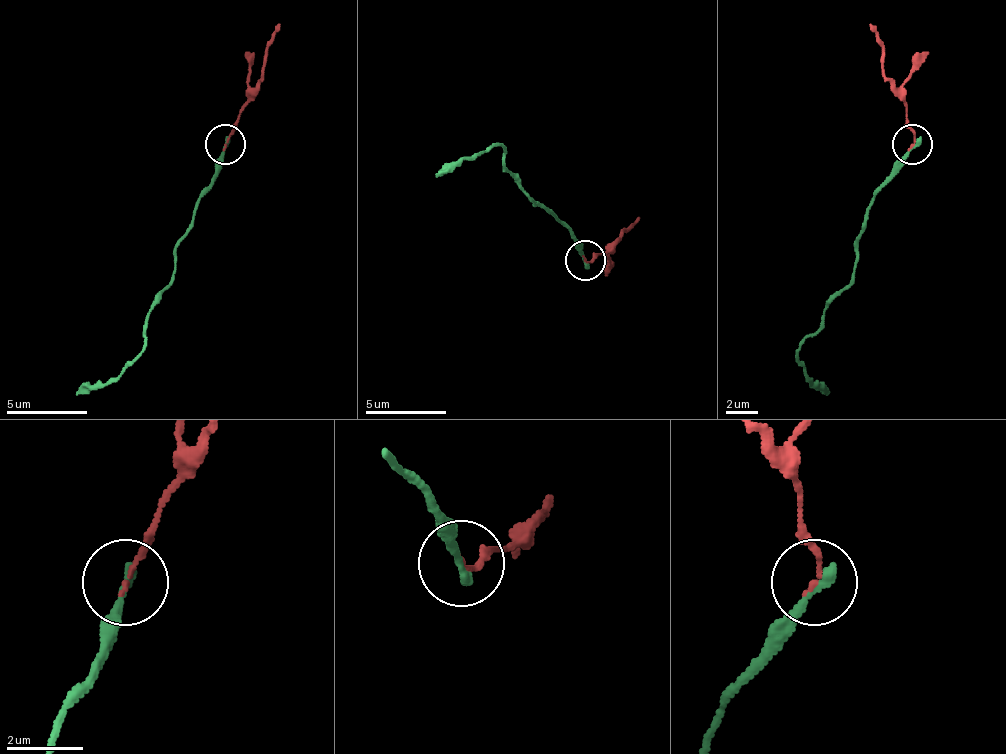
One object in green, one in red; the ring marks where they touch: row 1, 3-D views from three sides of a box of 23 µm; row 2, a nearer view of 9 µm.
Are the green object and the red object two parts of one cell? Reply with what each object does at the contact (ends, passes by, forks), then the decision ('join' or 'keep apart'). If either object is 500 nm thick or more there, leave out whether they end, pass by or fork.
green ends | red ends | join

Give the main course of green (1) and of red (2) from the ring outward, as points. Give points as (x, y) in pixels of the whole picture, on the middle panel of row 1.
1: (584, 261), (580, 245), (556, 217), (535, 204), (507, 172), (499, 144), (475, 160), (447, 164), (435, 176)
2: (584, 261), (604, 253), (624, 229), (640, 217)

